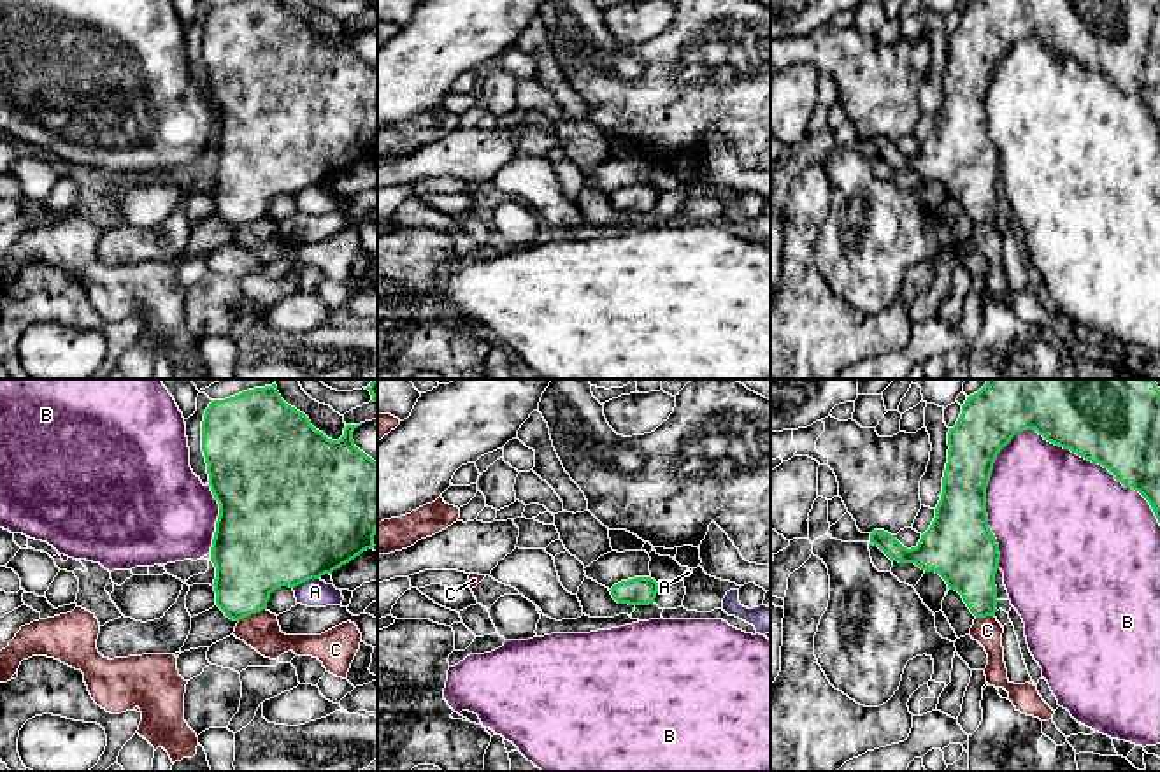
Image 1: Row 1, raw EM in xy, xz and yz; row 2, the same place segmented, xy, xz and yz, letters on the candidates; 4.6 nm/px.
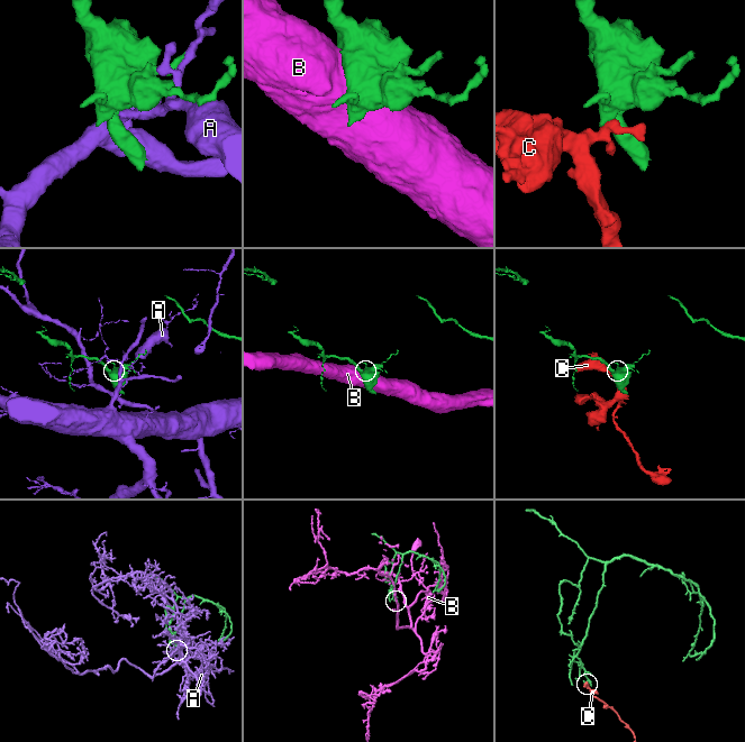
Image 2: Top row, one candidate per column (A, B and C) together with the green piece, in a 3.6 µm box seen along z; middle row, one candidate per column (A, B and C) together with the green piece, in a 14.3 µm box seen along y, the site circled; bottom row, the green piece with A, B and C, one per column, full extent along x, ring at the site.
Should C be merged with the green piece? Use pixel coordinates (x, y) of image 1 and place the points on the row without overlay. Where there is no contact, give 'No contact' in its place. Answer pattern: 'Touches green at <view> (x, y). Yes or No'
Touches green at xy (251, 220). No

